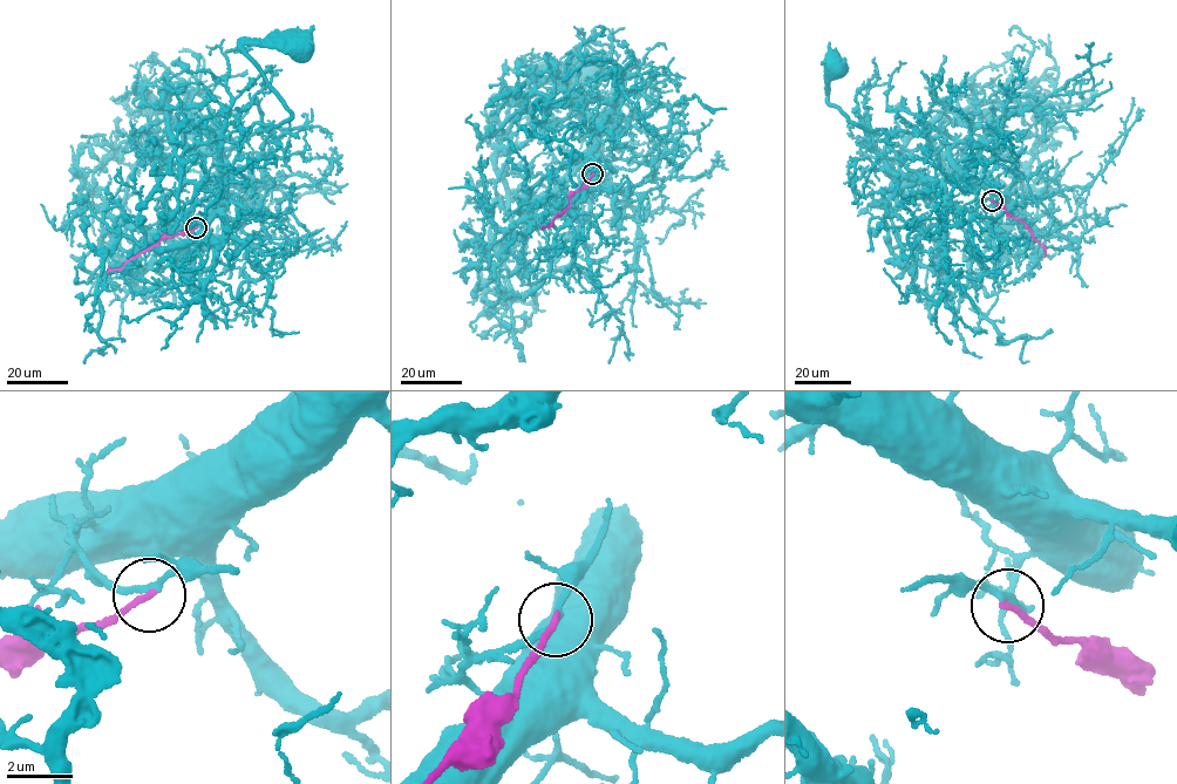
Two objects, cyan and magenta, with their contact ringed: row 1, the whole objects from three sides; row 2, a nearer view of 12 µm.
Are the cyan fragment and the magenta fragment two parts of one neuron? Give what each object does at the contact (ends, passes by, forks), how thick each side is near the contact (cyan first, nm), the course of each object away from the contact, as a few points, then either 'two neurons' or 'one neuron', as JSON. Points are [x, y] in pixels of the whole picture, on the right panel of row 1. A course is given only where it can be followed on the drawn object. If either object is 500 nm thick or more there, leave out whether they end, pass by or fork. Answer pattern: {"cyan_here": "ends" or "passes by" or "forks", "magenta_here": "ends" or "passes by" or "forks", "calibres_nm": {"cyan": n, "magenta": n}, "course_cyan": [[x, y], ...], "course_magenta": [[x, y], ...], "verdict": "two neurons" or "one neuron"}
{"cyan_here": "passes by", "magenta_here": "ends", "calibres_nm": {"cyan": 180, "magenta": 190}, "course_cyan": [[992, 199], [993, 195], [972, 181], [909, 170], [885, 130], [855, 124], [829, 102], [832, 65]], "course_magenta": [[992, 200], [1025, 223], [1045, 251]], "verdict": "two neurons"}

